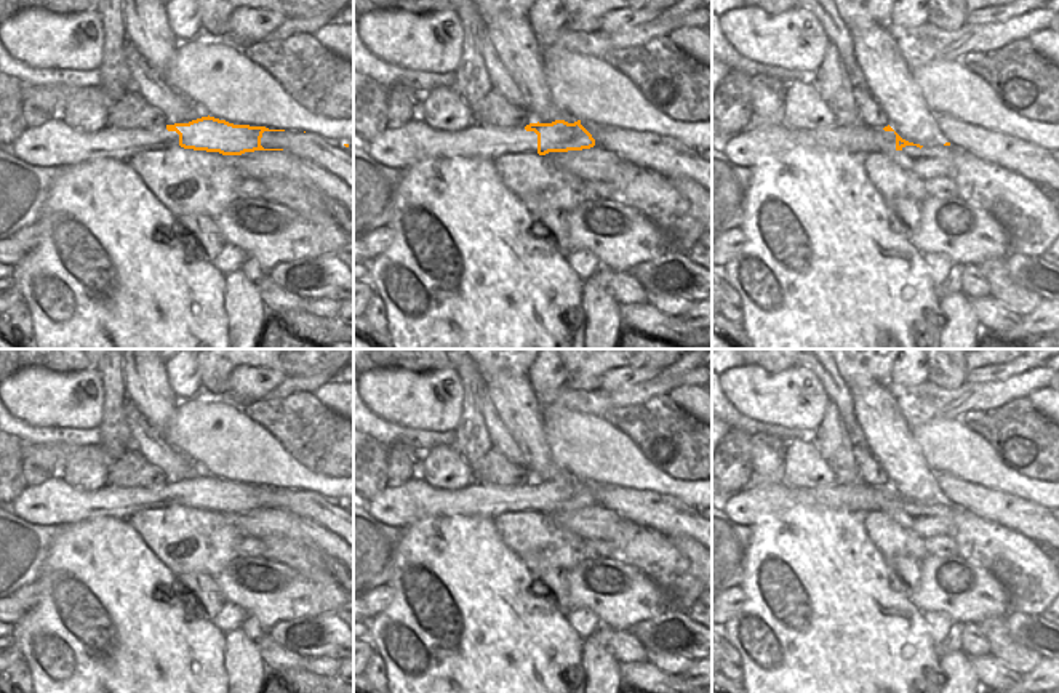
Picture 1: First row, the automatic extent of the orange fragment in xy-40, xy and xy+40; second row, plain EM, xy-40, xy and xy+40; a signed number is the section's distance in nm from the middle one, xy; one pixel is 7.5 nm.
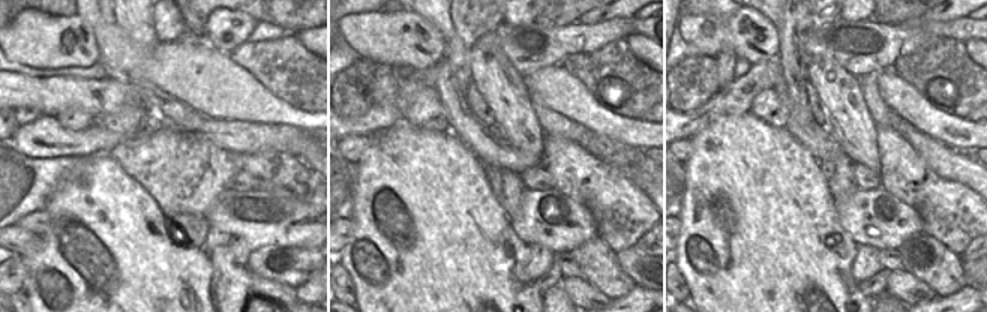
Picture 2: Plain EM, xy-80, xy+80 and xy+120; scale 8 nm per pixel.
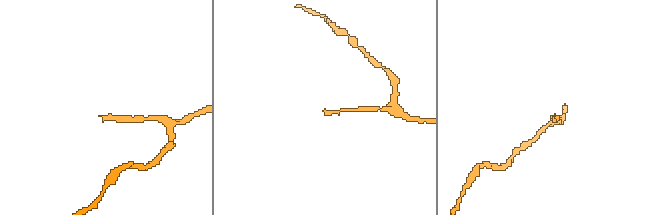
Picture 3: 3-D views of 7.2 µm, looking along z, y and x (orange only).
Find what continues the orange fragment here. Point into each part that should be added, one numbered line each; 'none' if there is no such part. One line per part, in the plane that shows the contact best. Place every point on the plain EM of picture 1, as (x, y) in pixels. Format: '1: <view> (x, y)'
1: xy (415, 500)

